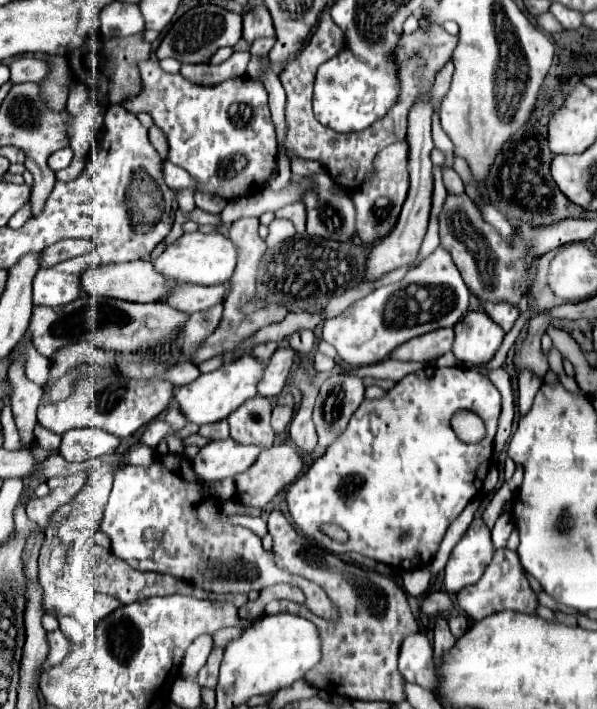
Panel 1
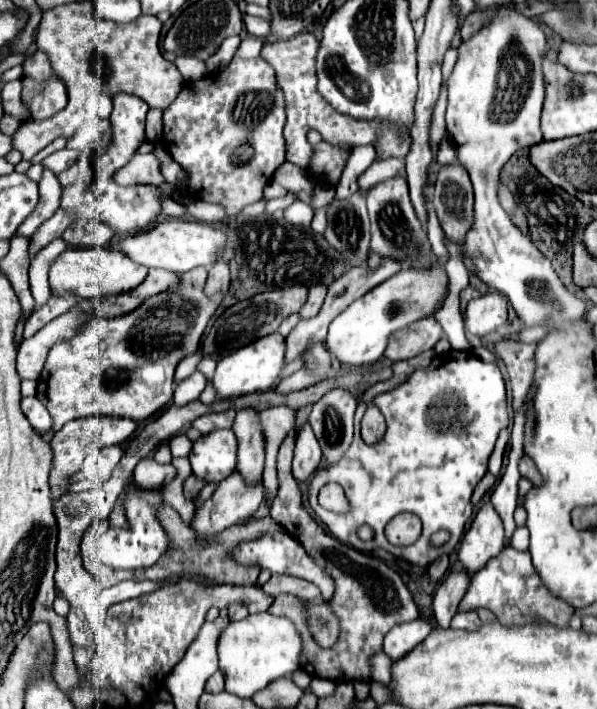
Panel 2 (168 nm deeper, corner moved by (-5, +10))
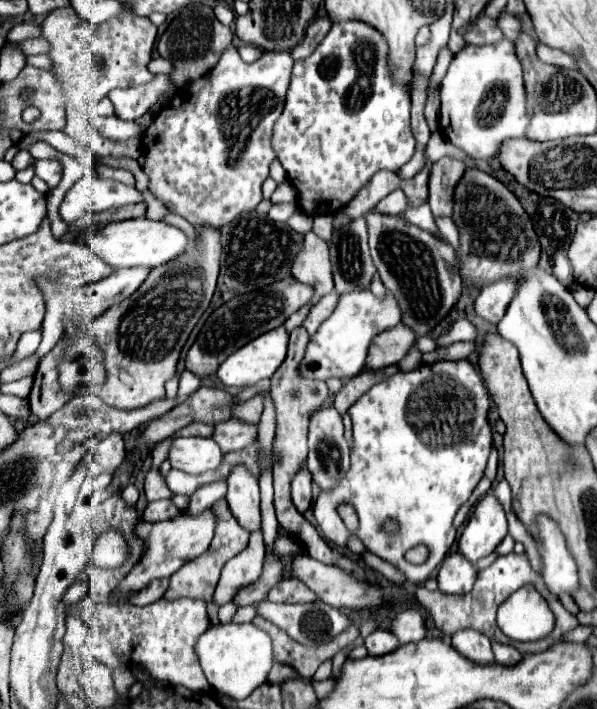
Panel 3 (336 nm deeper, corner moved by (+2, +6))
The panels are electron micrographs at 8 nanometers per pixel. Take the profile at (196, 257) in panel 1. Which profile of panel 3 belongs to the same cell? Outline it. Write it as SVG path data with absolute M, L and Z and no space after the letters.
M146 216L122 222L110 222L102 228L86 232L84 240L88 248L112 268L130 268L130 266L156 268L156 264L166 264L168 260L174 260L188 248L188 238L182 230L162 220L150 220Z

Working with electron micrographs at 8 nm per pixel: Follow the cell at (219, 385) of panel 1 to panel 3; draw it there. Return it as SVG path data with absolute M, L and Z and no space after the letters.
M284 326L264 332L264 336L258 336L250 340L246 346L230 354L218 368L218 378L226 386L242 388L252 386L258 380L270 378L278 366L286 358L288 348L288 330Z

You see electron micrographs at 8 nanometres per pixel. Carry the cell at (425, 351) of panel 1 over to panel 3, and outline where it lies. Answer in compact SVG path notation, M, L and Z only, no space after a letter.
M396 324L384 332L380 332L380 336L374 336L370 348L368 348L368 356L366 356L366 368L370 370L380 370L384 366L390 364L398 364L404 354L408 352L408 348L414 346L414 332L404 326L404 324Z

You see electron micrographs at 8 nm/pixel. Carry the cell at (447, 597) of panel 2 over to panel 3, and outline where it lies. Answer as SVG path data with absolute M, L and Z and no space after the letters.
M452 552L444 558L438 572L440 592L466 594L472 590L474 582L476 582L476 568L460 552Z

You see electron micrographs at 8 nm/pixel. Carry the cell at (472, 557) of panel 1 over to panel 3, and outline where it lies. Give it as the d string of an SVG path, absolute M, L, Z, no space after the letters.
M488 492L476 506L468 524L462 530L458 540L460 552L476 564L480 558L494 552L494 548L502 542L508 532L506 514L502 504L496 500L492 492Z

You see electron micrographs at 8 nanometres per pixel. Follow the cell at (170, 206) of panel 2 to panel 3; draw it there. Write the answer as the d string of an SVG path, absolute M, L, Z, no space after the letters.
M84 176L66 192L66 198L60 206L60 216L70 224L92 212L102 212L114 206L136 202L142 202L142 194L134 186L98 176Z

